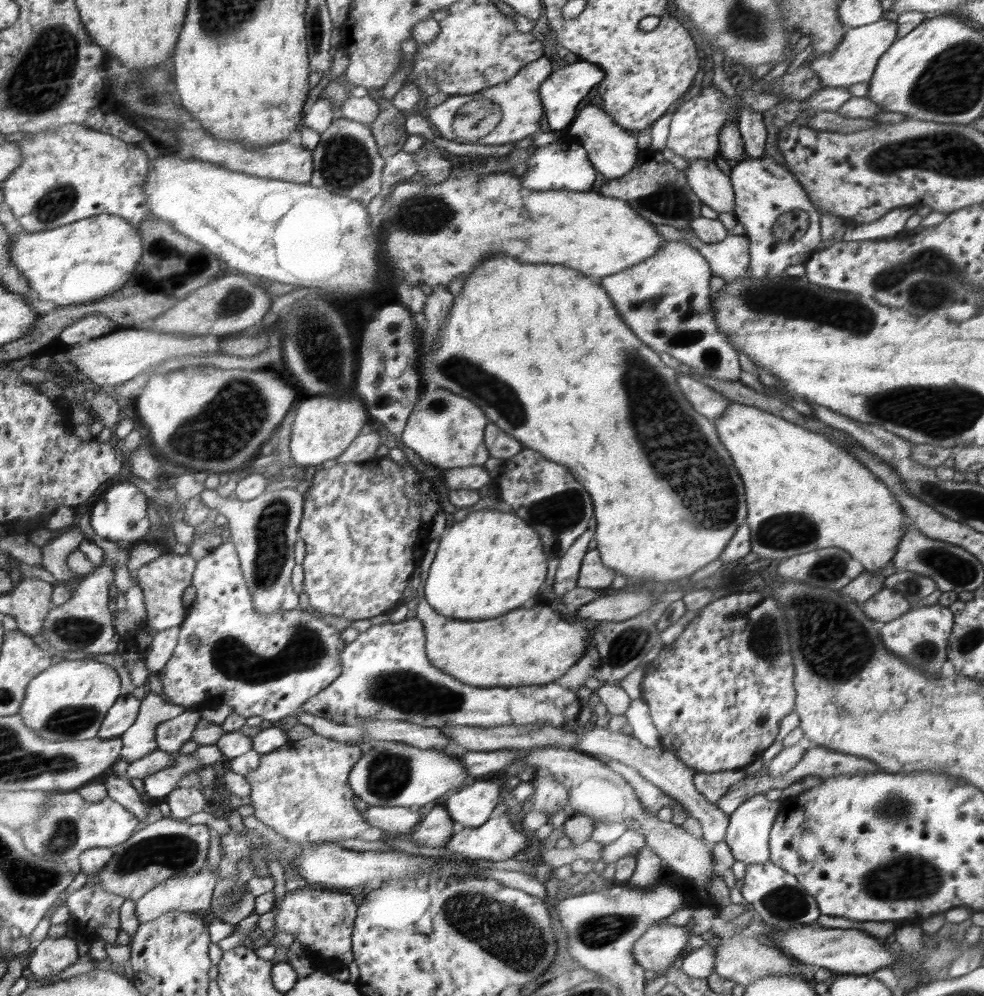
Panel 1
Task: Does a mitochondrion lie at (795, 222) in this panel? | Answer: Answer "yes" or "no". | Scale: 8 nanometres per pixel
yes

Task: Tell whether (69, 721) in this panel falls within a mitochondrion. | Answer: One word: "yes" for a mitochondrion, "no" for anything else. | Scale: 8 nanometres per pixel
yes

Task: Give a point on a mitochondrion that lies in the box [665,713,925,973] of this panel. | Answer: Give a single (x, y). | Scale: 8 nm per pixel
(785, 902)

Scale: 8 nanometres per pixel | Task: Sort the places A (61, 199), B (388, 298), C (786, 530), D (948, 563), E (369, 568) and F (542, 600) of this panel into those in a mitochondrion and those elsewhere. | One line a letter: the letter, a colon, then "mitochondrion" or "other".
A: mitochondrion
B: other
C: mitochondrion
D: mitochondrion
E: other
F: other

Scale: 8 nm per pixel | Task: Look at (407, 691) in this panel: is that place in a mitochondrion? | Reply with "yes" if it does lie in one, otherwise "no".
yes

